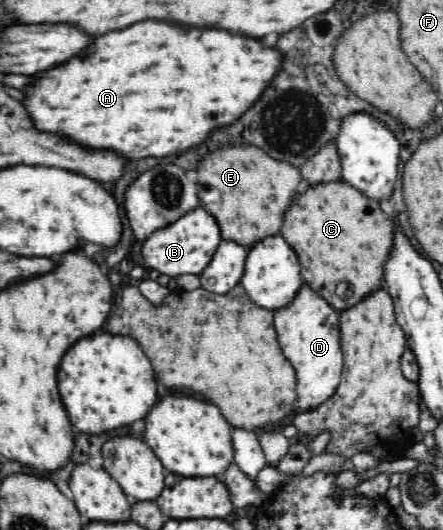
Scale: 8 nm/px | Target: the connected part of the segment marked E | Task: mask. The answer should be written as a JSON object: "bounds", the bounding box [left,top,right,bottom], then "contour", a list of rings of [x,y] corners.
{"bounds":[198,147,302,249],"contour":[[[232,147],[232,149],[224,149],[218,151],[210,157],[206,157],[206,161],[198,167],[198,197],[200,197],[200,205],[204,211],[210,211],[210,215],[216,217],[216,221],[220,226],[221,236],[224,241],[232,241],[238,245],[247,247],[248,249],[256,247],[262,239],[266,237],[274,237],[282,233],[282,223],[284,223],[284,215],[290,209],[290,203],[296,199],[296,195],[300,195],[298,187],[302,183],[299,168],[288,163],[280,163],[270,159],[264,151],[256,149],[256,147]]]}

